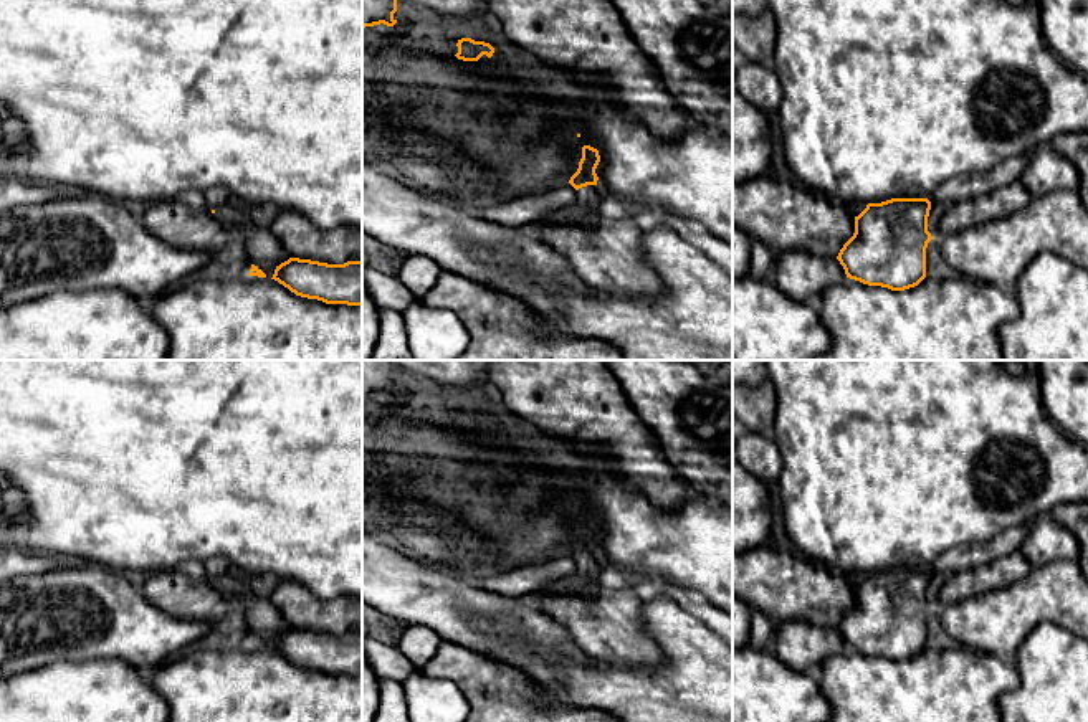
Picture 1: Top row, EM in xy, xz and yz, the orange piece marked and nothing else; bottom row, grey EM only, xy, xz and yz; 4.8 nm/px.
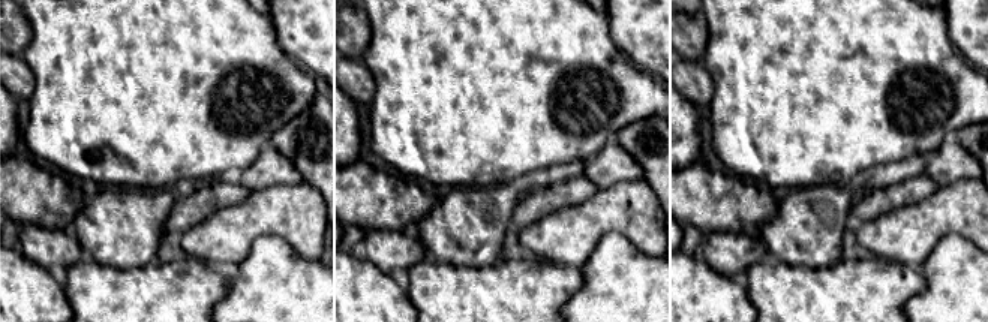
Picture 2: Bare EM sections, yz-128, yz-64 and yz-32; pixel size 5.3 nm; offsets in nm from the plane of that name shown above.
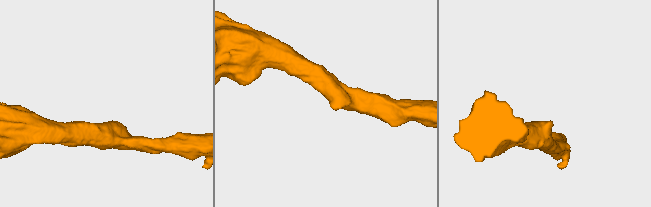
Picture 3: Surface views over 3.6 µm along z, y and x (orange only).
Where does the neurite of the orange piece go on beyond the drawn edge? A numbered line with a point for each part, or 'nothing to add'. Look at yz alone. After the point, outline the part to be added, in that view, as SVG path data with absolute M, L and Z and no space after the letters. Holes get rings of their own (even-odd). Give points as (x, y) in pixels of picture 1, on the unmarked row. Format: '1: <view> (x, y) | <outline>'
1: yz (969, 555) | M1038 514L1030 522L1007 529L989 542L974 542L954 547L931 562L928 570L931 575L951 577L957 572L1000 560L1020 550L1028 530L1040 515L1050 514Z

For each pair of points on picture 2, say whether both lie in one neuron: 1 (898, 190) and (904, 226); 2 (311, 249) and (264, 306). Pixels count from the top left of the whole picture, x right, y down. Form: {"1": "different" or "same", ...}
{"1": "different", "2": "different"}

